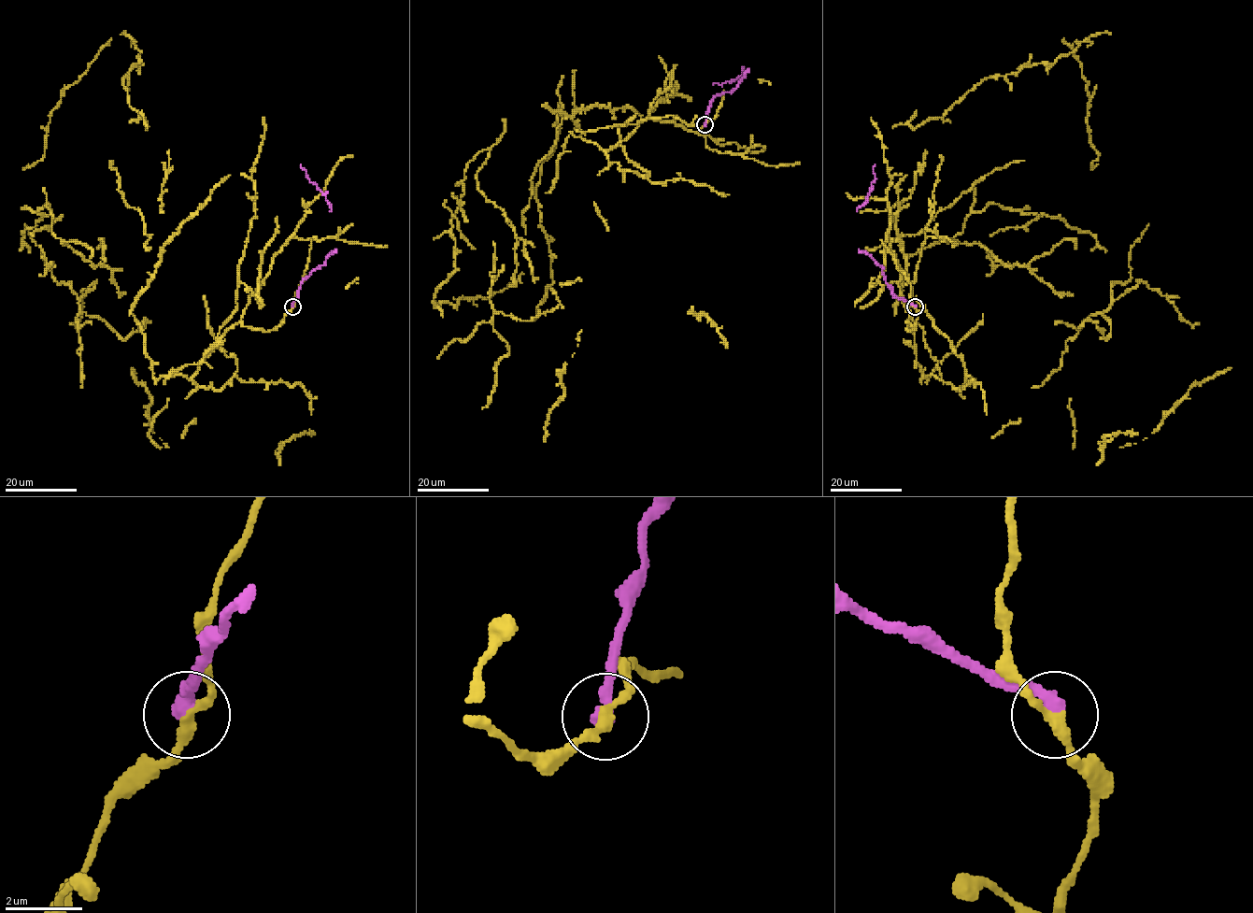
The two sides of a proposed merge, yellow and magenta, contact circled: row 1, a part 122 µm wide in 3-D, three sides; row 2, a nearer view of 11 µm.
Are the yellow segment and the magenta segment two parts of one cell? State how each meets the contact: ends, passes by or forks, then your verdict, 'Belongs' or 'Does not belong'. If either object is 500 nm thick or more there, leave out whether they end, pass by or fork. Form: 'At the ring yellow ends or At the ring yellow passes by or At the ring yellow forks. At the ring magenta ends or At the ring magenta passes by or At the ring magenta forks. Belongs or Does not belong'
At the ring yellow passes by. At the ring magenta ends. Does not belong

